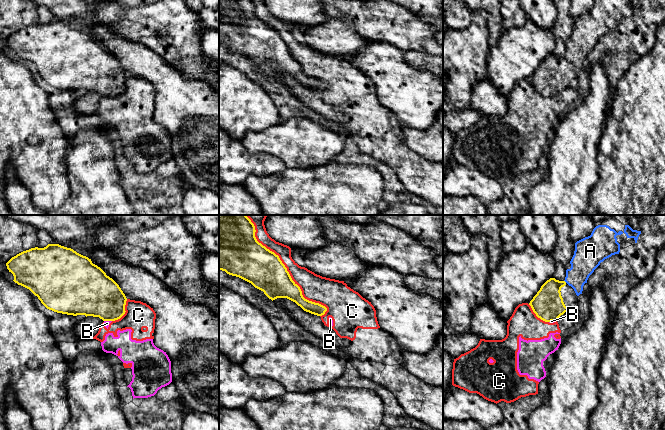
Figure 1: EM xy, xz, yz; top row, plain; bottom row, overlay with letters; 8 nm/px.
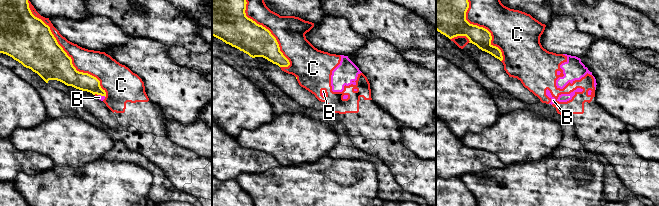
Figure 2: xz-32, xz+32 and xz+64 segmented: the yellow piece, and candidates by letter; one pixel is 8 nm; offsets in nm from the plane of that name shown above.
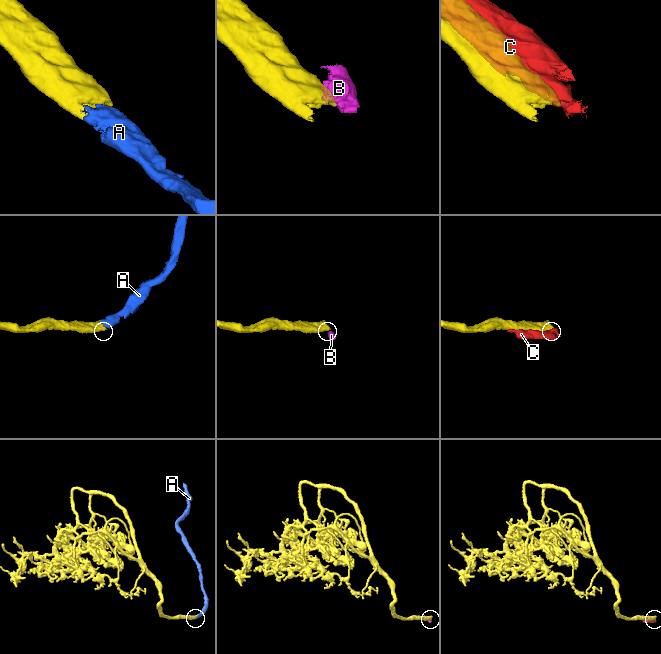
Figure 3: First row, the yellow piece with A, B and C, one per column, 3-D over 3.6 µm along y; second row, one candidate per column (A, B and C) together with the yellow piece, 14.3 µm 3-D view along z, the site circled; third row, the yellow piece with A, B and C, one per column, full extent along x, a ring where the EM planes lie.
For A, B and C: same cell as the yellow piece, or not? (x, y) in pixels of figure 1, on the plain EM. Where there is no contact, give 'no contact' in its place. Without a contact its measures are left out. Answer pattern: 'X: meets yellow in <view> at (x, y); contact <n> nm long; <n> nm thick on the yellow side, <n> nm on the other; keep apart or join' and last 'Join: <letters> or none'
A: no contact; join
B: meets yellow in xy at (108, 96); contact 60 nm long; 360 nm thick on the yellow side, 40 nm on the other; keep apart
C: meets yellow in xz at (288, 49); contact 950 nm long; 300 nm thick on the yellow side, 220 nm on the other; keep apart
Join: A

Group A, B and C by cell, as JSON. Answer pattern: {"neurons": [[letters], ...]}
{"neurons": [["A"], ["B", "C"]]}

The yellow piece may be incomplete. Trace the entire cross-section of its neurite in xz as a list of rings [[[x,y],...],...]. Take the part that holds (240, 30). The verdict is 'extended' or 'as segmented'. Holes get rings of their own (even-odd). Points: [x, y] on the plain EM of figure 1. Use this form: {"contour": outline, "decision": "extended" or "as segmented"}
{"contour": [[[219,0],[219,46],[251,59],[272,77],[287,74],[306,88],[324,91],[327,84],[303,73],[300,63],[292,56],[279,32],[259,19],[255,8],[254,0]]], "decision": "as segmented"}

